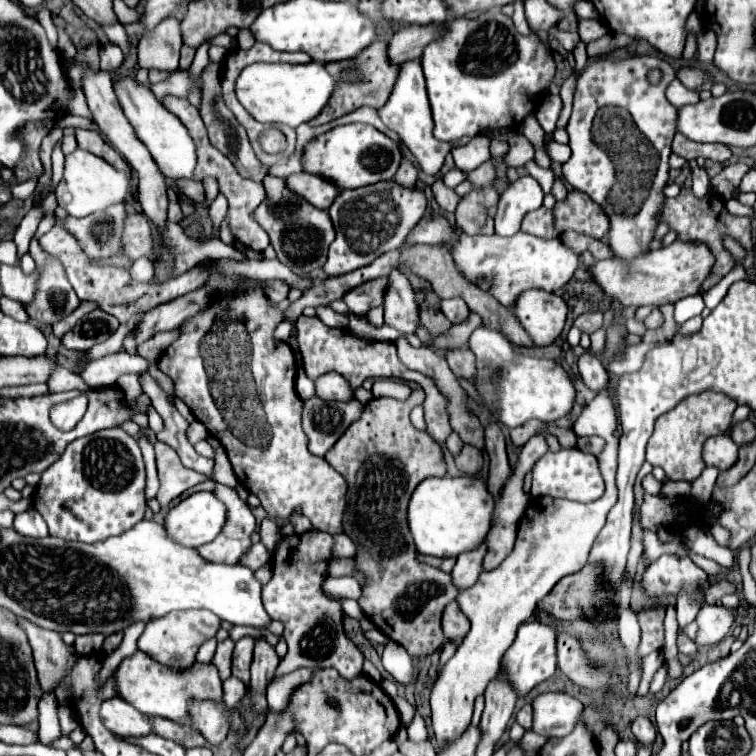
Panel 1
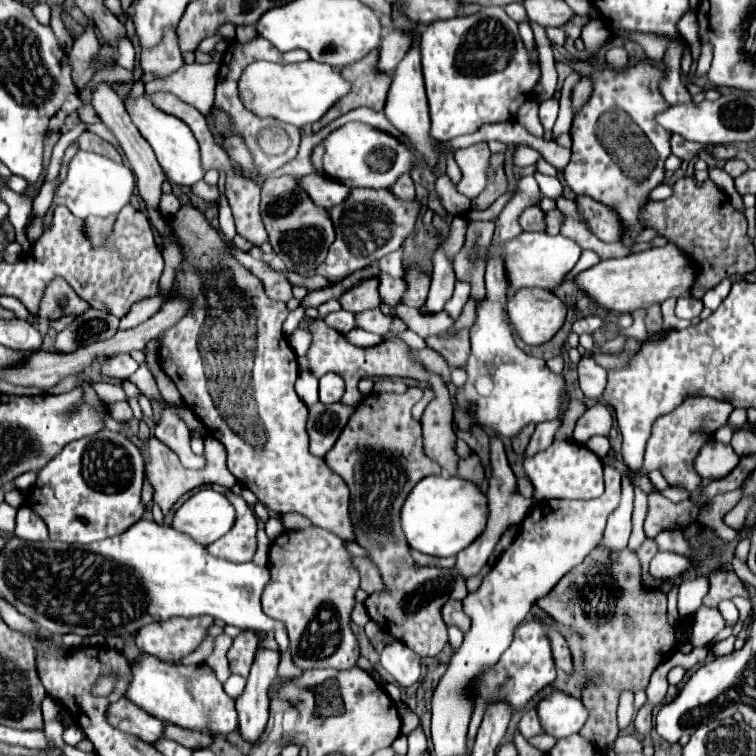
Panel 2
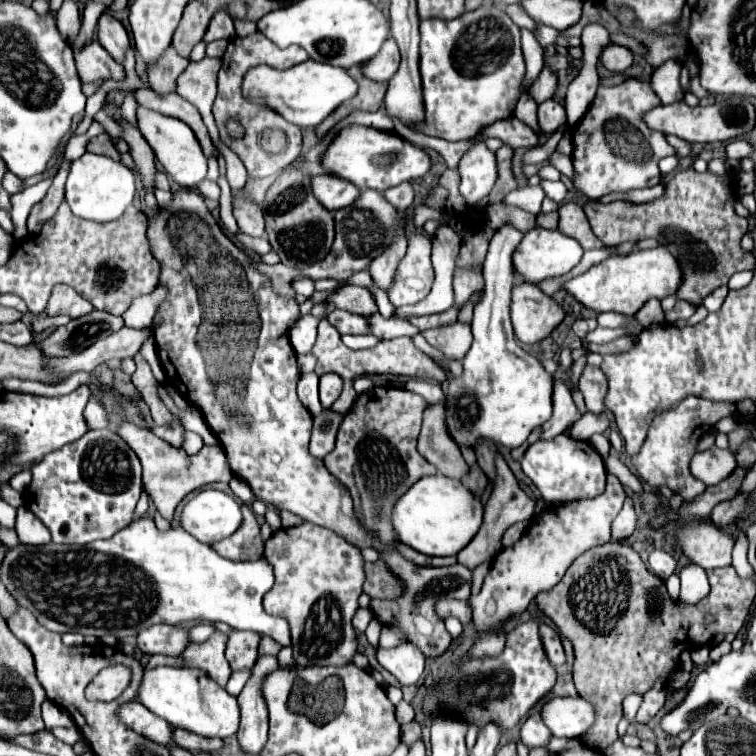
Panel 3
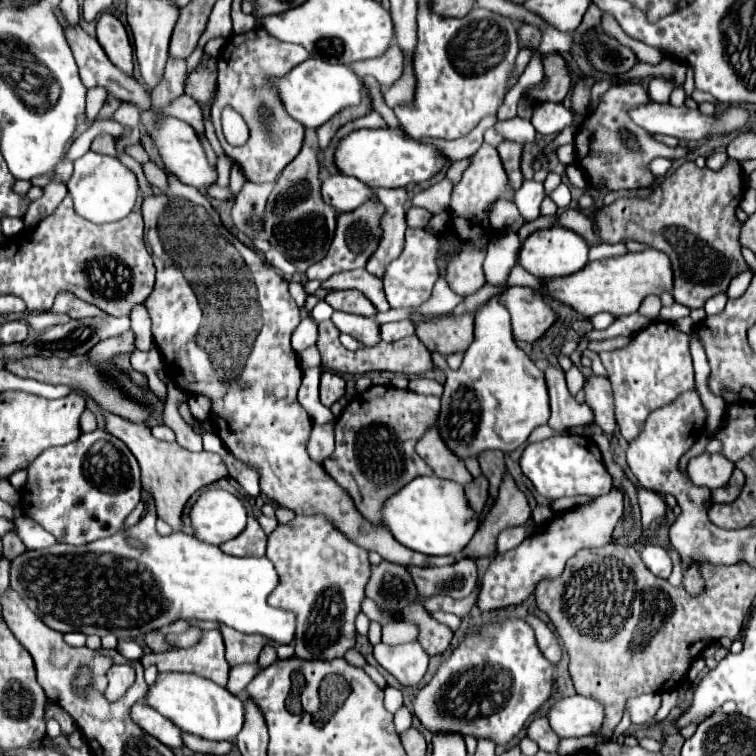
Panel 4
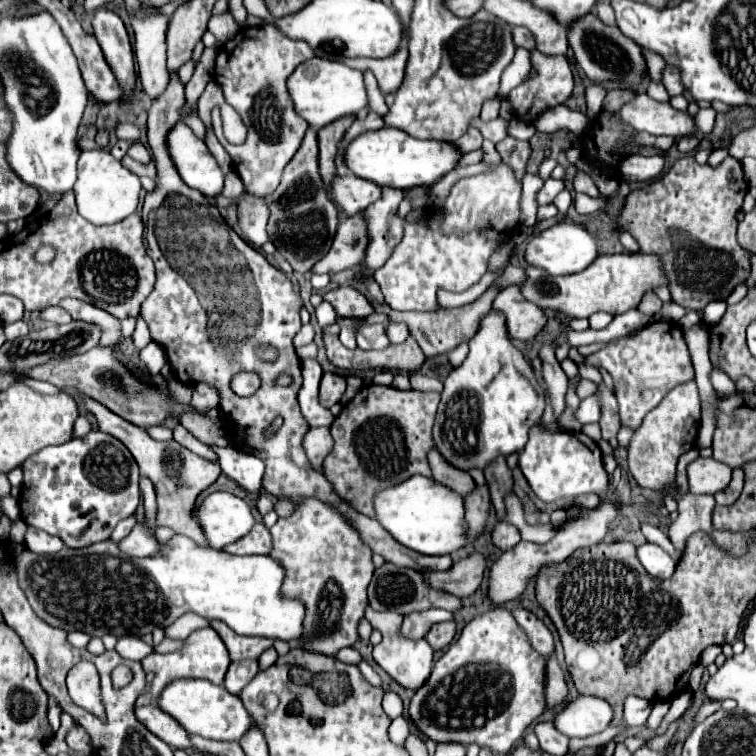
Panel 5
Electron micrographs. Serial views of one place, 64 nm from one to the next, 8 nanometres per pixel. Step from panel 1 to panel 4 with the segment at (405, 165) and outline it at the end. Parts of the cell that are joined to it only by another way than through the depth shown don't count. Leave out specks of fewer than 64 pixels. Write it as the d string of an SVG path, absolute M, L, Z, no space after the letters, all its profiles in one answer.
M378 188L377 199L384 206L384 216L380 218L380 244L374 250L374 256L368 260L366 270L374 276L382 276L386 266L400 256L404 248L404 230L406 230L406 204L408 194L404 188Z

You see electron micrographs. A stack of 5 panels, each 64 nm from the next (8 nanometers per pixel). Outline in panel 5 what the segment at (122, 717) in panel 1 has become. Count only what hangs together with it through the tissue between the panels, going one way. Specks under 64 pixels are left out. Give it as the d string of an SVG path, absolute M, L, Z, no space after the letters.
M146 704L140 706L136 710L136 718L152 732L156 734L160 740L164 740L166 744L170 744L172 748L182 748L182 750L192 750L194 746L190 744L190 734L166 712L162 712L162 708L158 708L156 704Z

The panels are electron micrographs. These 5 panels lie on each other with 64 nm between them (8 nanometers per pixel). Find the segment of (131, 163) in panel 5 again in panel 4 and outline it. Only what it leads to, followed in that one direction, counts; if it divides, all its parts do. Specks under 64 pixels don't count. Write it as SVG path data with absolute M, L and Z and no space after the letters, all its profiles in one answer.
M148 162L142 166L142 170L144 170L144 176L150 184L158 186L161 190L166 189L166 172L162 168L158 168L154 162Z

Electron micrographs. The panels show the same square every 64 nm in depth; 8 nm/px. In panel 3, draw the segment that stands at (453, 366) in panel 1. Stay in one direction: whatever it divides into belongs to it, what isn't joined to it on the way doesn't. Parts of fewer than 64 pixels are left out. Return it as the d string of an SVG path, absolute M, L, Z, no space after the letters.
M464 322L430 328L430 330L424 330L422 336L426 338L426 342L430 346L444 352L446 358L458 358L458 360L462 360L466 356L466 352L470 350L470 344L472 344L470 324L464 324Z

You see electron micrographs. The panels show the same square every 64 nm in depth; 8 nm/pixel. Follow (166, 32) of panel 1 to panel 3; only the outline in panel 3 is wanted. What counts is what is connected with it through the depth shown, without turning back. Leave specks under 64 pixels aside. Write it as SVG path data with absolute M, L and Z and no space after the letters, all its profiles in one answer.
M170 46L164 52L164 56L156 62L156 66L150 68L150 72L148 72L148 82L150 82L152 90L158 96L166 96L170 92L176 92L176 80L186 70L186 66L188 66L188 60L178 56L174 52L174 48Z

